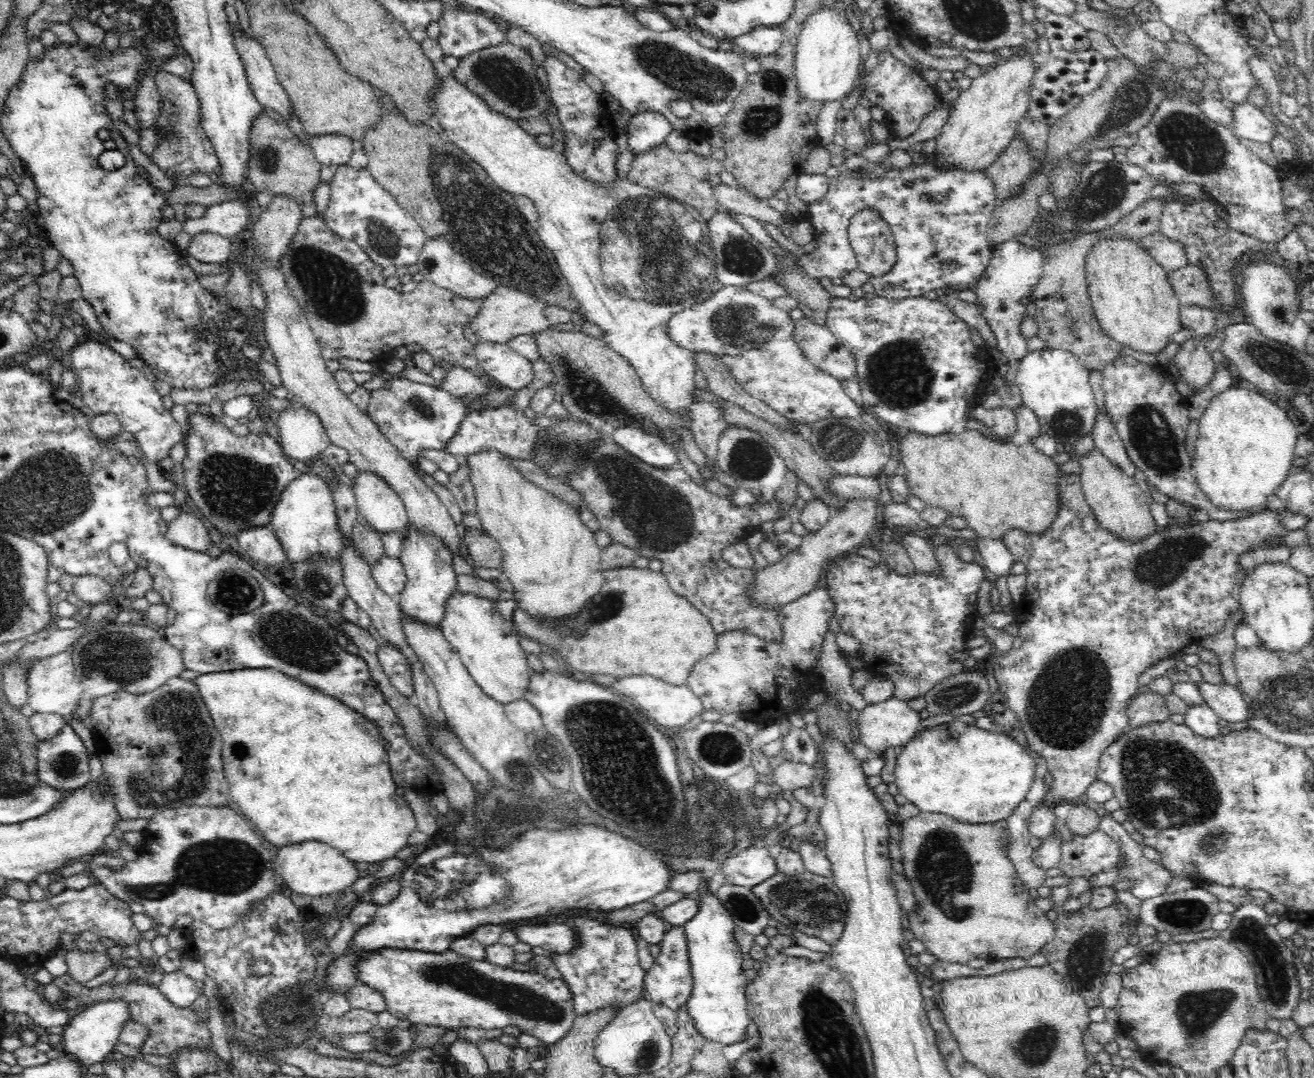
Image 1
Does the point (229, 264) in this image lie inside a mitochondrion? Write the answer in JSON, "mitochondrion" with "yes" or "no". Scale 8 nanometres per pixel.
{"mitochondrion":"no"}

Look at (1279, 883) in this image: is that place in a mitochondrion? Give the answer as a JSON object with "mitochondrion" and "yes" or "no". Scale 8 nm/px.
{"mitochondrion":"no"}

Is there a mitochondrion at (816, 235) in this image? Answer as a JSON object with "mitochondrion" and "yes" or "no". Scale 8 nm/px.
{"mitochondrion":"no"}

